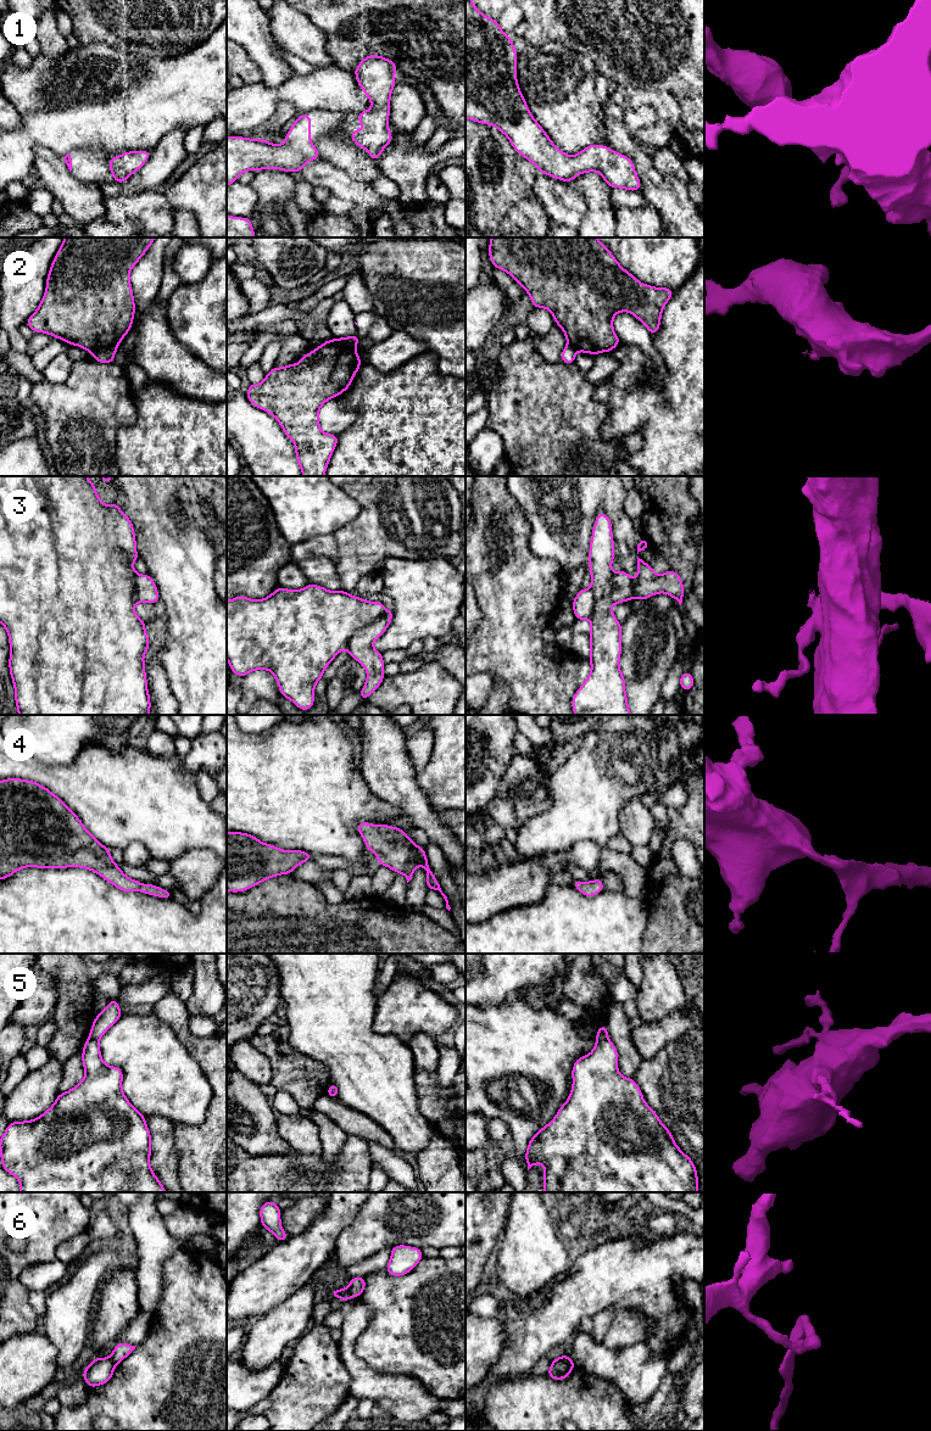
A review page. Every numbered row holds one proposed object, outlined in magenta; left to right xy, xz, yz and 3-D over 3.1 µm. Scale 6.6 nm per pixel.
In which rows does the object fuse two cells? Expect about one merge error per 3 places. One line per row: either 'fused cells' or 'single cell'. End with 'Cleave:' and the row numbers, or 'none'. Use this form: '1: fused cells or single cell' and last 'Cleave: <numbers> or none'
1: single cell
2: fused cells
3: fused cells
4: single cell
5: fused cells
6: fused cells
Cleave: 2, 3, 5, 6

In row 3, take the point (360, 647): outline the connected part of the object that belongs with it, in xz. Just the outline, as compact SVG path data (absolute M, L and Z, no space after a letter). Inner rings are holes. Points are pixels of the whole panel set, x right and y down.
M394 609L385 611L375 622L359 630L346 644L351 658L357 660L368 673L366 683L358 693L364 701L385 678L383 672L385 663L381 653L373 648L373 642L386 631L392 615Z

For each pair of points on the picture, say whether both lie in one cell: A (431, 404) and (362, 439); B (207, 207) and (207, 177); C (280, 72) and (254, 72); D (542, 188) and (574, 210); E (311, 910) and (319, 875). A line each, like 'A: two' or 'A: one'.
A: one
B: one
C: two
D: one
E: two

